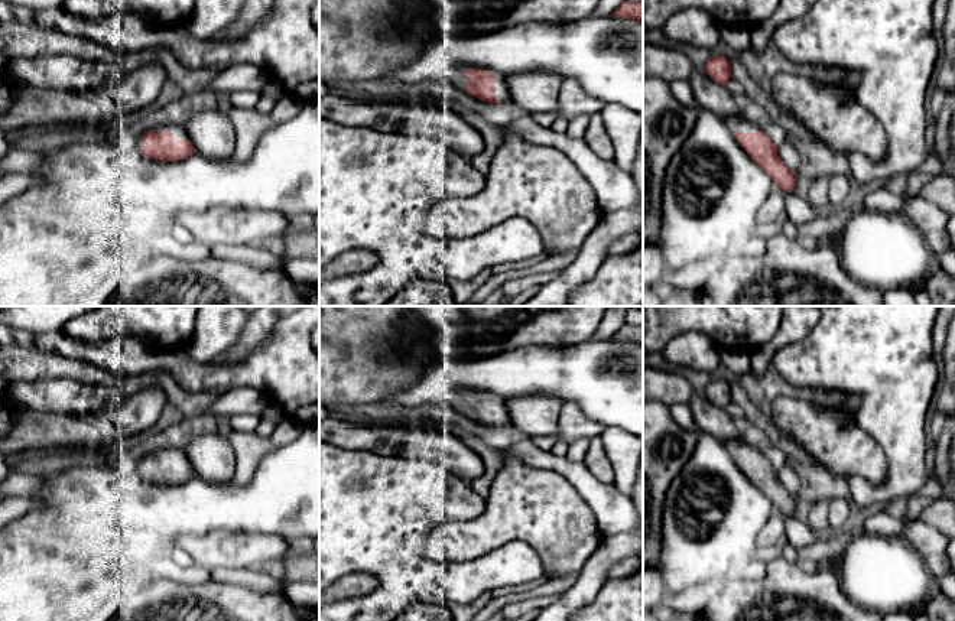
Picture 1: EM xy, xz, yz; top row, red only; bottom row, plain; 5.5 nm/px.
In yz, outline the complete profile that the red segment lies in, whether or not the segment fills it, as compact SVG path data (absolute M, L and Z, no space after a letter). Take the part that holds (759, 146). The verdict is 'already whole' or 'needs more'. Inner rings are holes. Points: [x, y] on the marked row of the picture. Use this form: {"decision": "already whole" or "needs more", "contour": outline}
{"decision": "needs more", "contour": "M743 116L728 117L725 123L740 146L772 181L783 192L793 192L796 186L795 170L783 163L770 137Z"}

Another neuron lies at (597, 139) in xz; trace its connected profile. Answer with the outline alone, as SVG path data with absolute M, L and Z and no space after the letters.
M595 113L589 117L584 142L601 160L614 160L614 146L608 133L605 131L605 126L600 113Z

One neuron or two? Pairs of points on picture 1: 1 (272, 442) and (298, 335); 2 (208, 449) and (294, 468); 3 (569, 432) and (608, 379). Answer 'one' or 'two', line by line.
1: two
2: two
3: two

